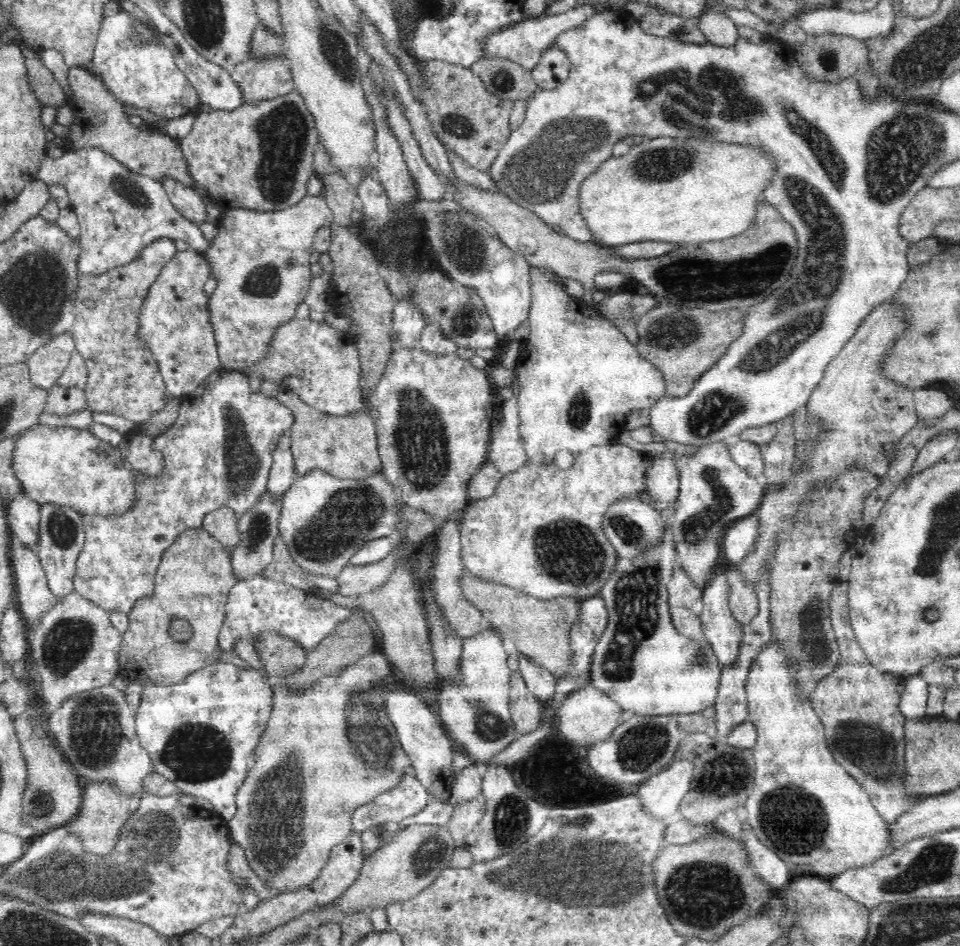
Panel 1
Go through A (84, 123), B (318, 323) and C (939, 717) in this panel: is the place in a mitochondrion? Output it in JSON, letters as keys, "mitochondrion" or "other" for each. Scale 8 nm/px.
{"A":"other","B":"other","C":"other"}

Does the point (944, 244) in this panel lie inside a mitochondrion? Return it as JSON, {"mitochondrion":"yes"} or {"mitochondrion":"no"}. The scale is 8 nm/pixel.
{"mitochondrion":"no"}

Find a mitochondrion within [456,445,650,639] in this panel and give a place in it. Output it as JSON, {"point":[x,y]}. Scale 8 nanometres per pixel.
{"point":[565,555]}

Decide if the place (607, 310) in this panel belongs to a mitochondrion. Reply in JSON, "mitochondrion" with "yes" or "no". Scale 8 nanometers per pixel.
{"mitochondrion":"no"}

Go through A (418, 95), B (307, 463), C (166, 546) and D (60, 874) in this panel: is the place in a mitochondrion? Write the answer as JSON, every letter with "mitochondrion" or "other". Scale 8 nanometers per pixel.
{"A":"other","B":"other","C":"other","D":"mitochondrion"}

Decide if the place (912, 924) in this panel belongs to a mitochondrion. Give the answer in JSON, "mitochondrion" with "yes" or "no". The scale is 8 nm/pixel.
{"mitochondrion":"yes"}

